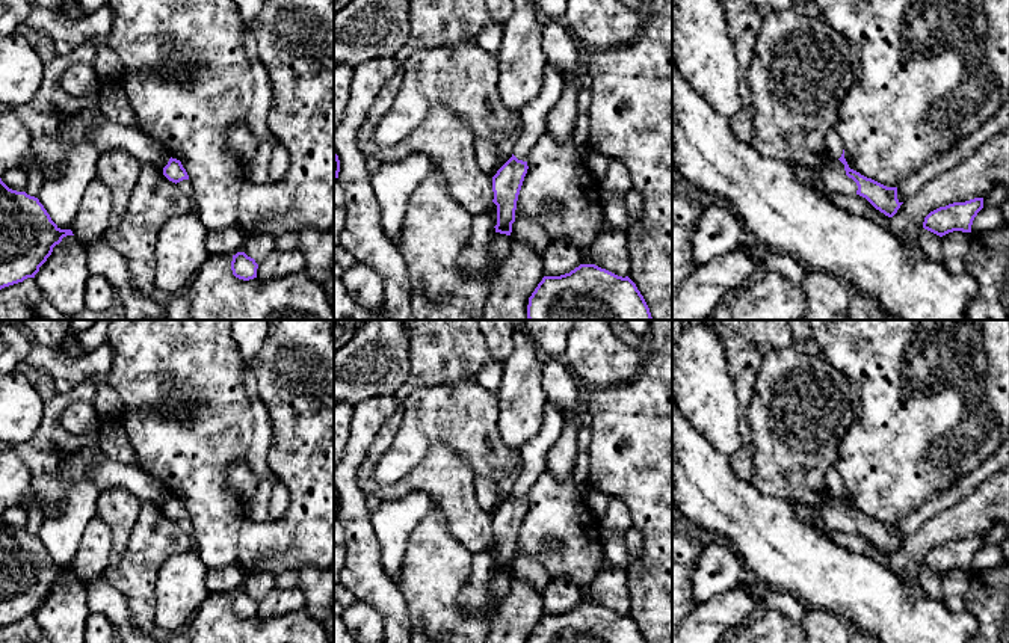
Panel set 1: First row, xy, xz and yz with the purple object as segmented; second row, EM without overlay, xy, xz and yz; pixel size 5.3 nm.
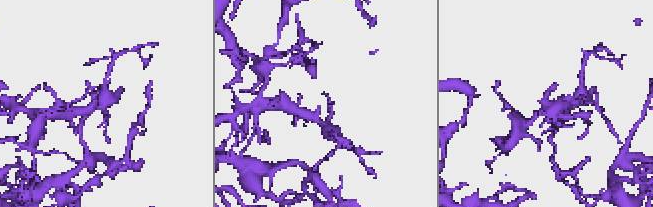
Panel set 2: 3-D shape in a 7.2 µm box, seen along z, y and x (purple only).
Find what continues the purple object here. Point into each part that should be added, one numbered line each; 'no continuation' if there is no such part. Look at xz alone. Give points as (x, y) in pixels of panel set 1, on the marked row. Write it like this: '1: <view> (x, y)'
1: xz (533, 115)

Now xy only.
1: xy (185, 186)

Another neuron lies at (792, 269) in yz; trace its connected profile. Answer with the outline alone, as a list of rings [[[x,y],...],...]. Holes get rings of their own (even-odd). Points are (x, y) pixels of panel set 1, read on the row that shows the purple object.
[[[770,252],[761,269],[751,275],[746,284],[757,284],[760,282],[767,272],[778,269],[785,278],[788,278],[793,284],[801,285],[807,276],[805,267],[791,258],[788,254]]]

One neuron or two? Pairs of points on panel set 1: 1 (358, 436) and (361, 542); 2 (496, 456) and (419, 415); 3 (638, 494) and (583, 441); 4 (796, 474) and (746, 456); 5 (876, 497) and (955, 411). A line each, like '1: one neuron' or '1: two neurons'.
1: one neuron
2: one neuron
3: two neurons
4: two neurons
5: one neuron

